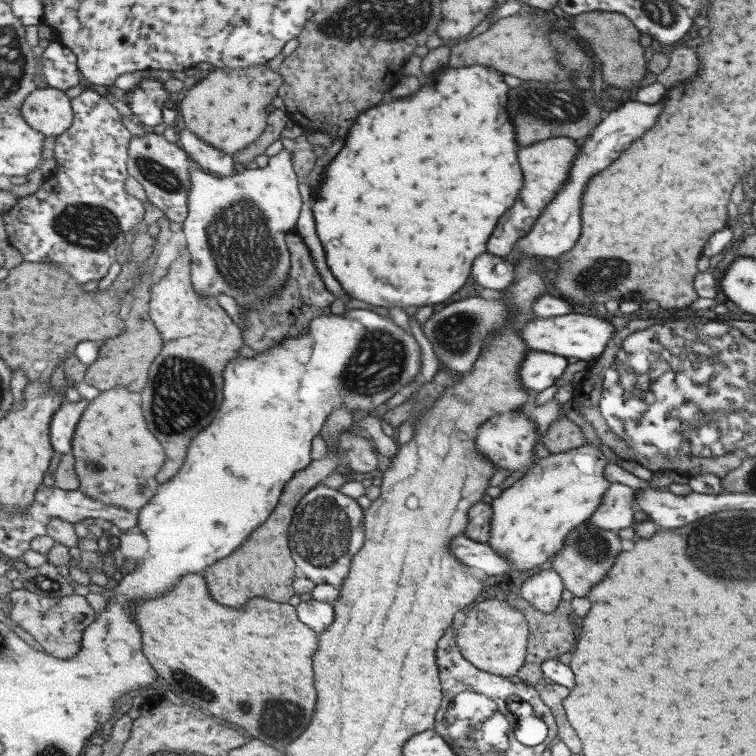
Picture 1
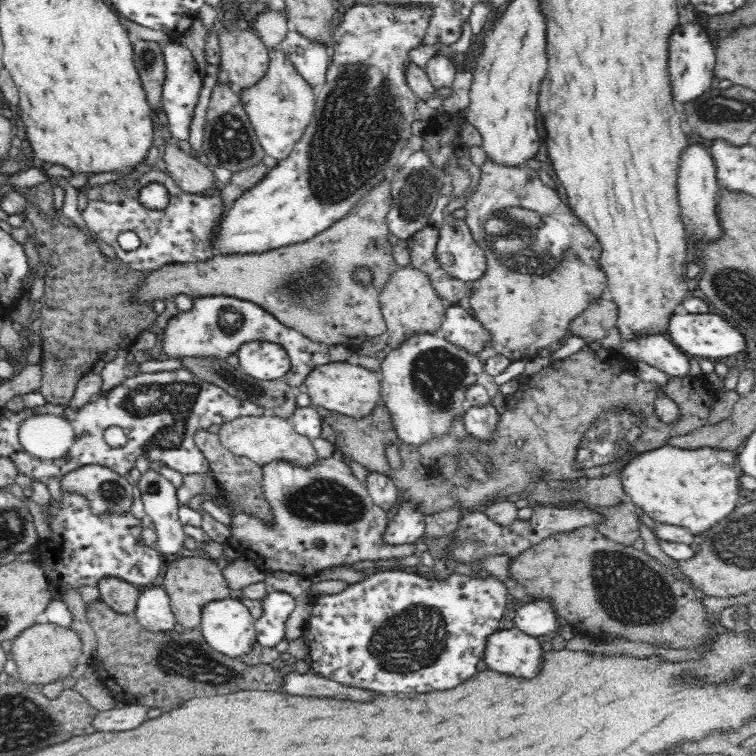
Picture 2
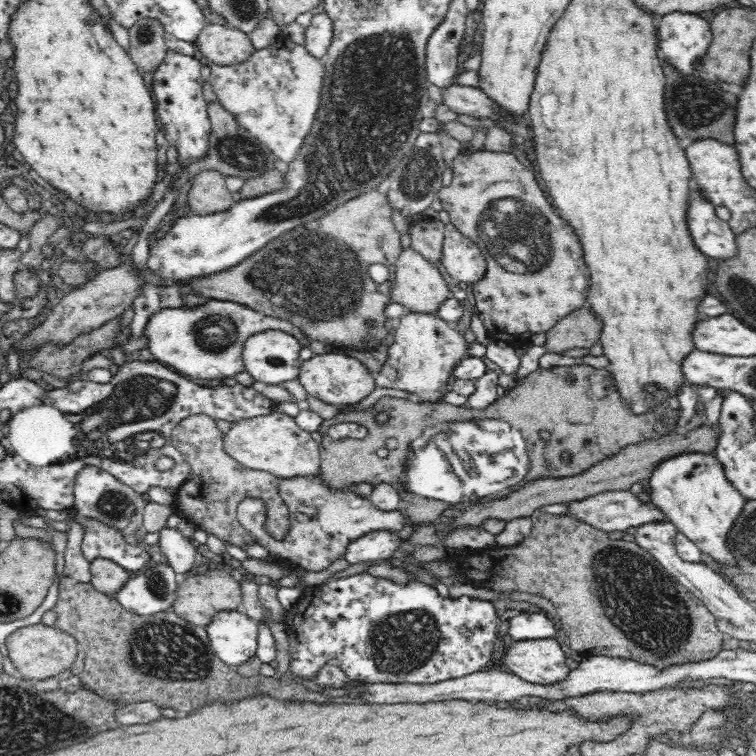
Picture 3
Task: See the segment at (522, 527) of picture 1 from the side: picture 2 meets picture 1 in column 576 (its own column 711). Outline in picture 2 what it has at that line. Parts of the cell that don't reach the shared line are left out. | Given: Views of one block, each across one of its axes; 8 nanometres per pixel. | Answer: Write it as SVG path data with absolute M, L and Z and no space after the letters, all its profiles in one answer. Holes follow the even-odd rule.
M666 445L639 454L622 468L621 475L625 492L630 497L629 500L642 508L646 515L654 521L683 528L700 541L704 533L726 518L742 502L740 500L741 484L736 474L735 460L737 460L737 454L732 451L707 448L680 449Z

